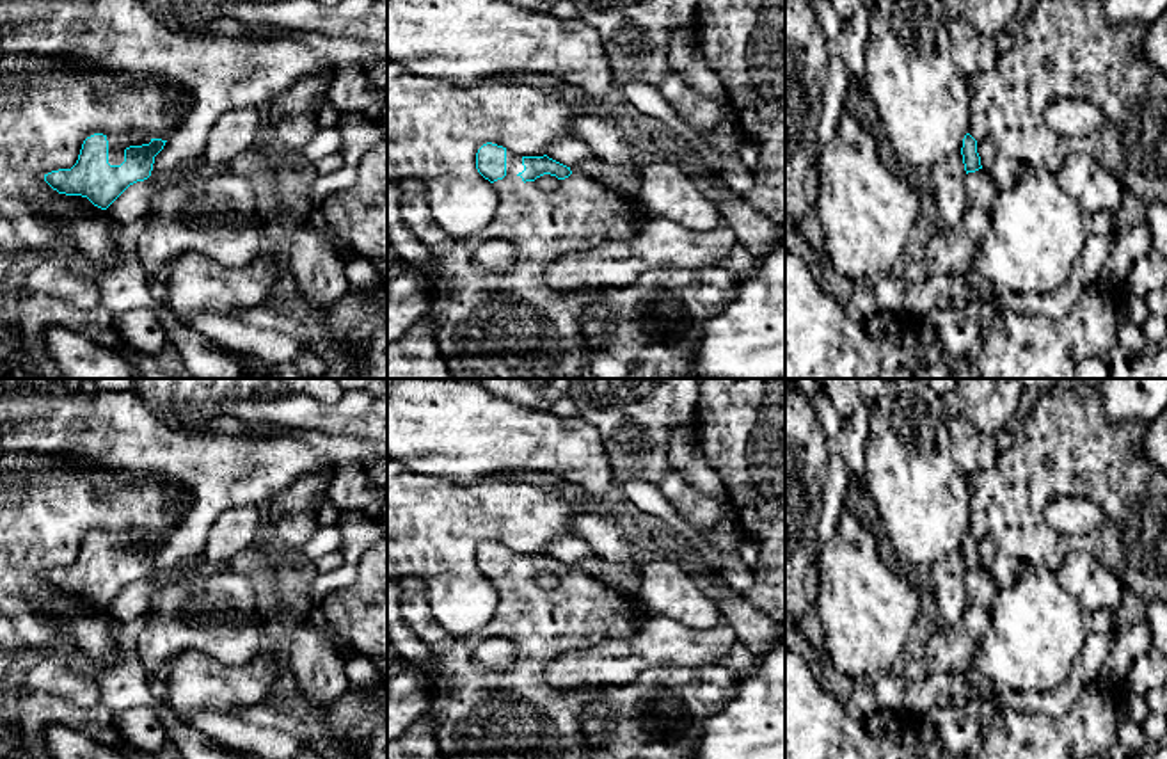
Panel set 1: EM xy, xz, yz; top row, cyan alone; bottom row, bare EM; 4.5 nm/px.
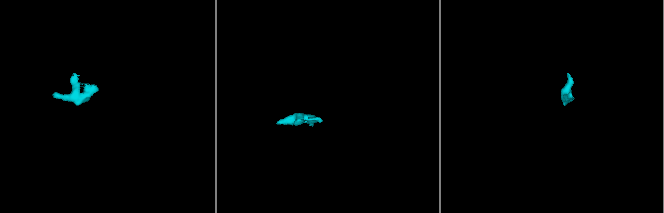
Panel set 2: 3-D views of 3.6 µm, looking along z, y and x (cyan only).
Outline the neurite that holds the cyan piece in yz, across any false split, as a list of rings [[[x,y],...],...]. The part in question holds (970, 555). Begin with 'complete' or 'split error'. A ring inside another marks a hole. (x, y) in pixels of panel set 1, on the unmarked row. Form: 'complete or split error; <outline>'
split error; [[[1071,380],[1039,395],[1027,421],[1012,427],[1012,446],[993,467],[968,475],[970,528],[961,546],[966,572],[982,567],[977,540],[991,533],[996,553],[988,571],[1000,588],[1037,565],[1057,572],[1068,553],[1087,551],[1140,599],[1167,603],[1167,475],[1144,453],[1146,430],[1142,421],[1108,421],[1098,386]],[[1062,496],[1098,505],[1103,524],[1085,535],[1052,528],[1044,510]]]

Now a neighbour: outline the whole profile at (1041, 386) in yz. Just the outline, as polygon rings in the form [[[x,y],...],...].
[[[1012,379],[1023,389],[1036,391],[1037,395],[1046,395],[1048,391],[1055,389],[1064,382],[1071,382],[1073,379]]]

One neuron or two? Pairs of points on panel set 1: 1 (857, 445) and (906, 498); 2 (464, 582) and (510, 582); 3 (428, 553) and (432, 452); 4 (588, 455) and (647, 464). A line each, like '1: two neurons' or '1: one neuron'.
1: two neurons
2: two neurons
3: two neurons
4: two neurons

